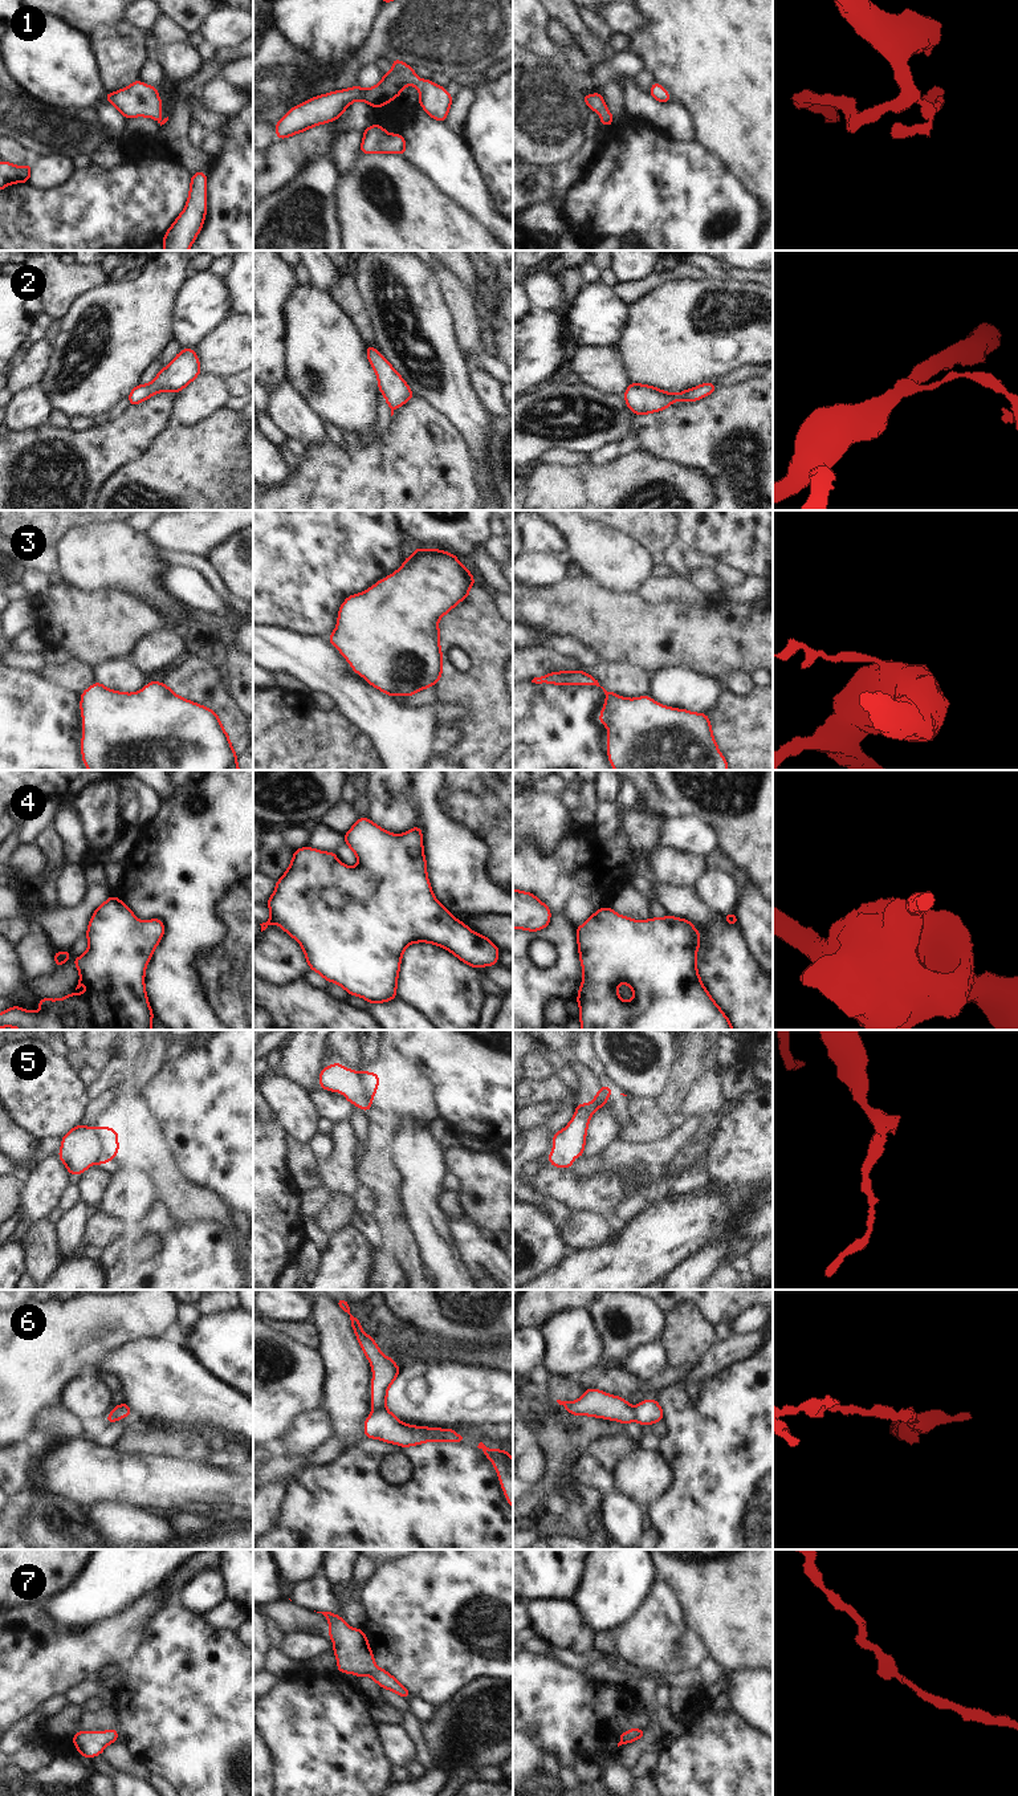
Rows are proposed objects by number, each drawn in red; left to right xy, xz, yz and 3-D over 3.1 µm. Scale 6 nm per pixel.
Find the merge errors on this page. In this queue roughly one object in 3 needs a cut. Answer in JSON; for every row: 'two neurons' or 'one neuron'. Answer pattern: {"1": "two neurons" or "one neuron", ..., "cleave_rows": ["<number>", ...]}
{"1": "one neuron", "2": "one neuron", "3": "one neuron", "4": "one neuron", "5": "one neuron", "6": "two neurons", "7": "one neuron", "cleave_rows": ["6"]}

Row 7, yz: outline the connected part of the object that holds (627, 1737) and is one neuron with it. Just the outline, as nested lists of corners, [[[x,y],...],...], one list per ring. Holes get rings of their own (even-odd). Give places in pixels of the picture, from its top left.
[[[631,1728],[630,1731],[620,1734],[619,1736],[620,1742],[618,1743],[618,1747],[622,1744],[631,1743],[636,1739],[642,1739],[643,1736],[644,1736],[644,1730]]]

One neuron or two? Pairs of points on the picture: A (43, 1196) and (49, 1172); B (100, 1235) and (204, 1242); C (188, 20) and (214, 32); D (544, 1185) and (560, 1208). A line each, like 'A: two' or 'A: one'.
A: one
B: two
C: two
D: two

